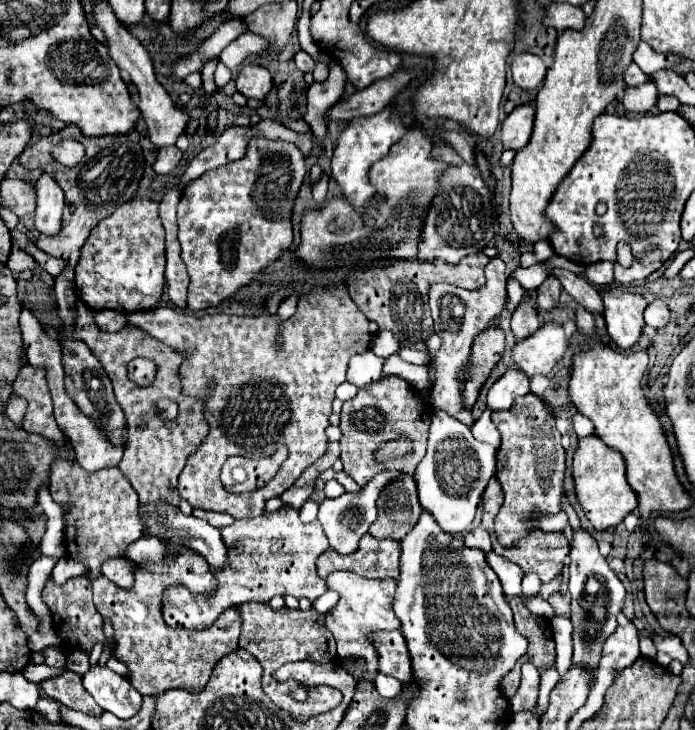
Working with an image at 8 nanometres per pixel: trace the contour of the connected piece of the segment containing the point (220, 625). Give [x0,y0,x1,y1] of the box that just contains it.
[92,549,242,695]

